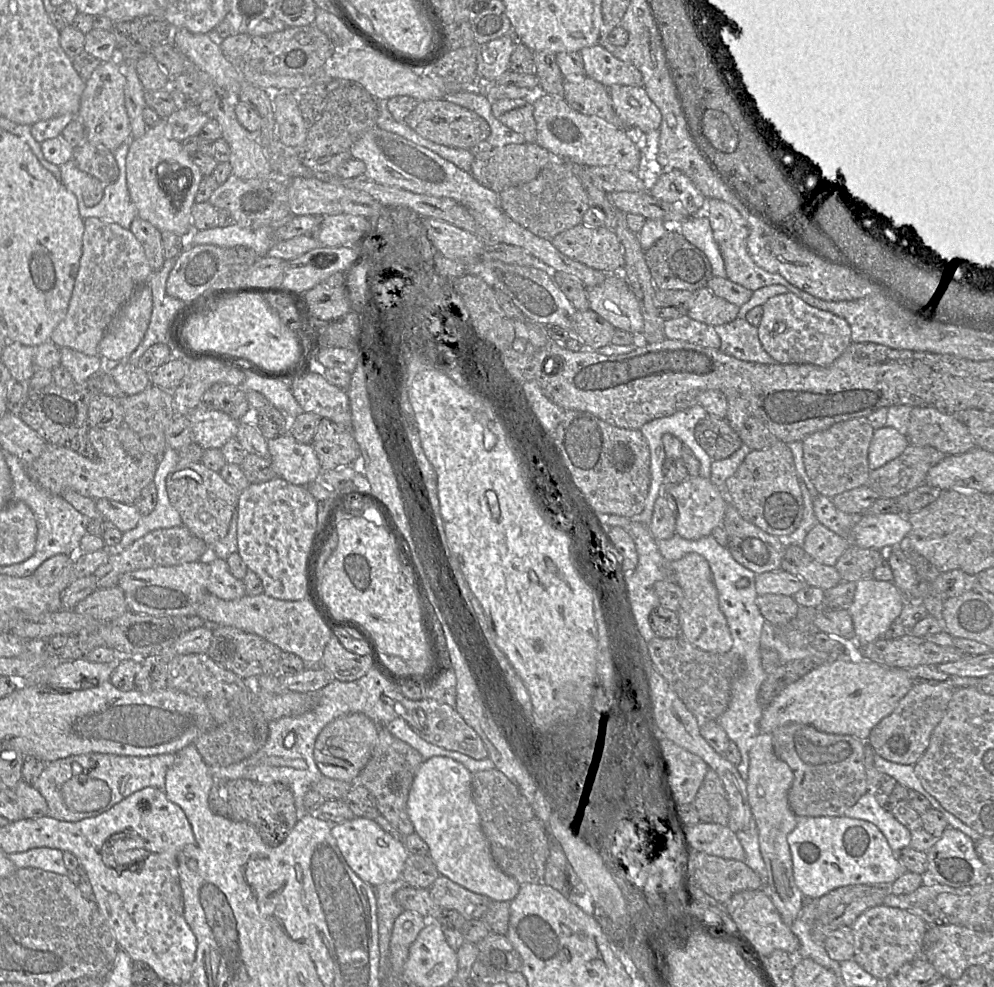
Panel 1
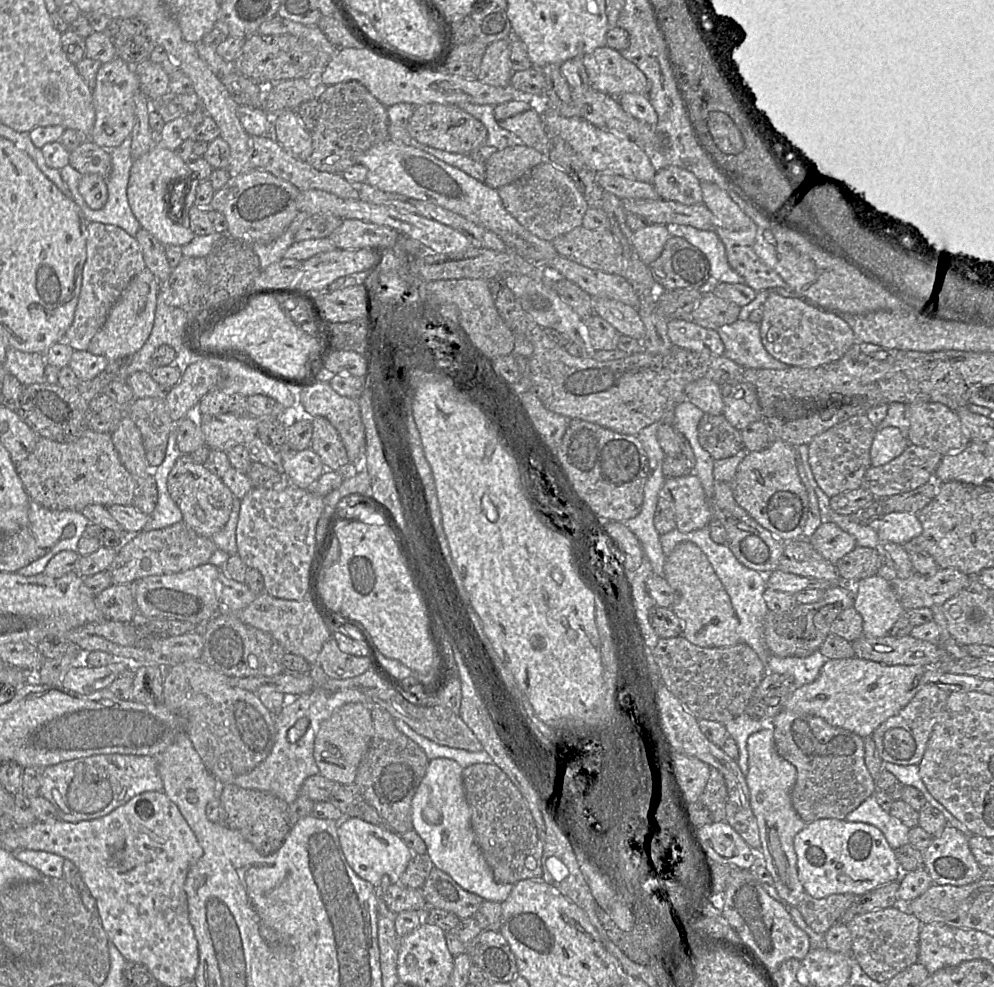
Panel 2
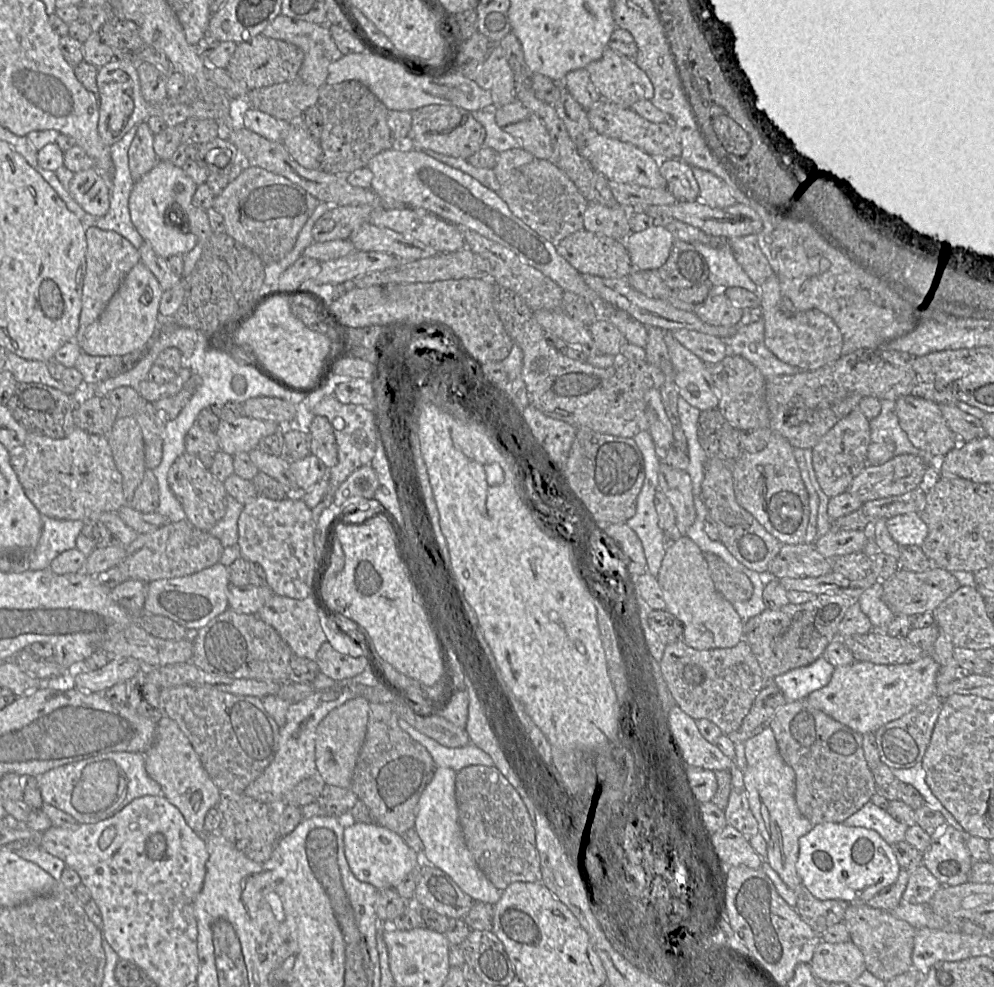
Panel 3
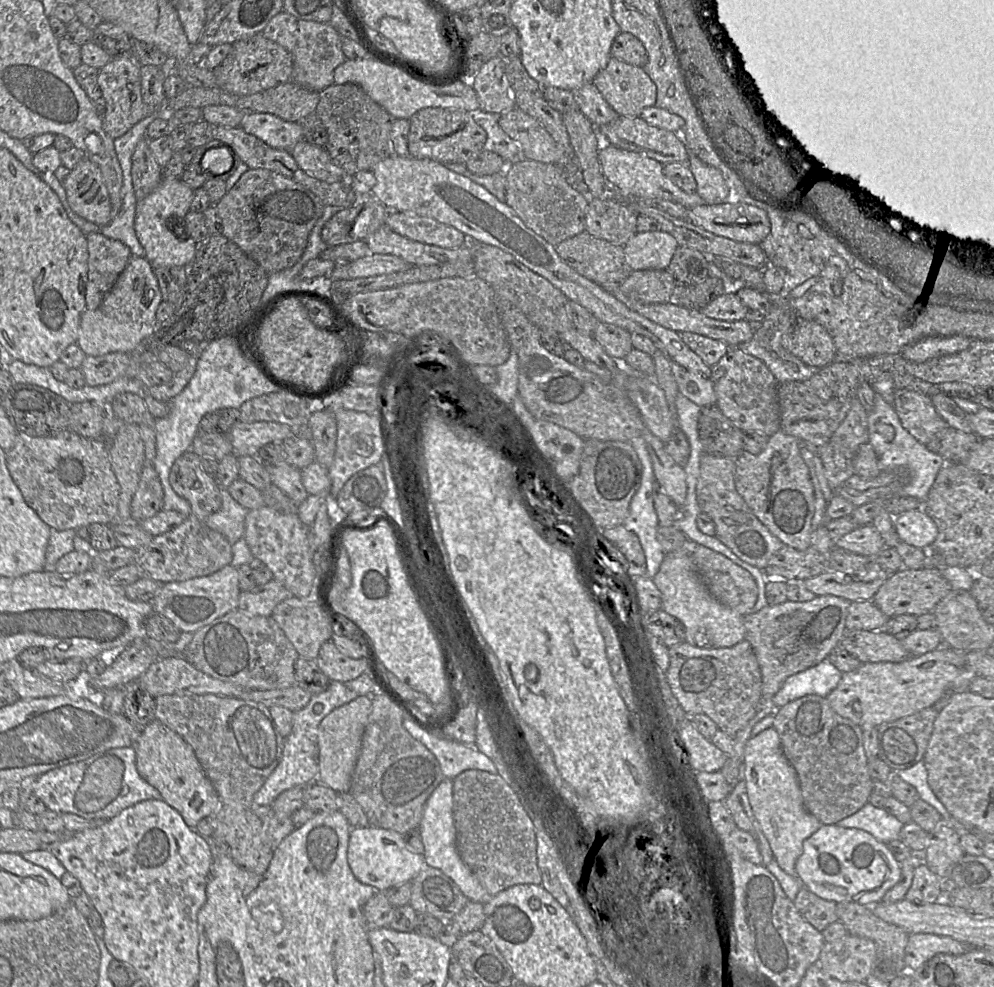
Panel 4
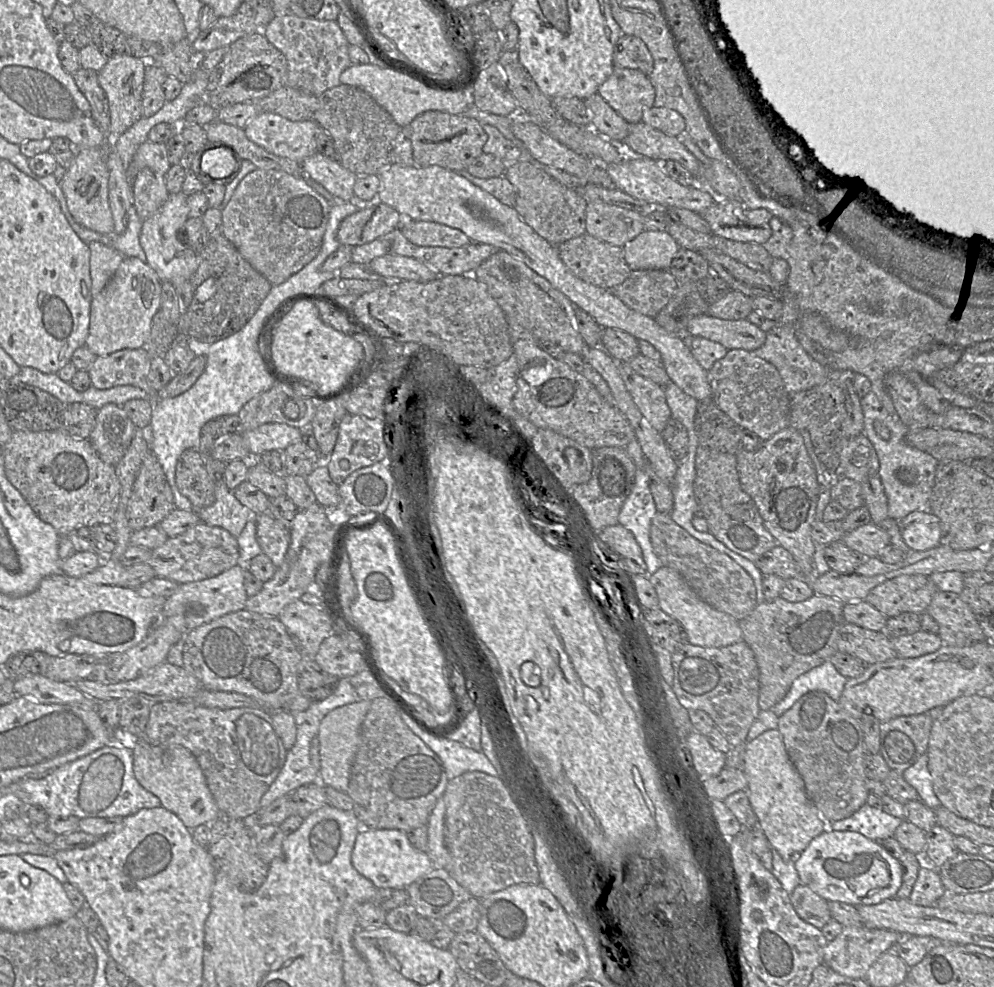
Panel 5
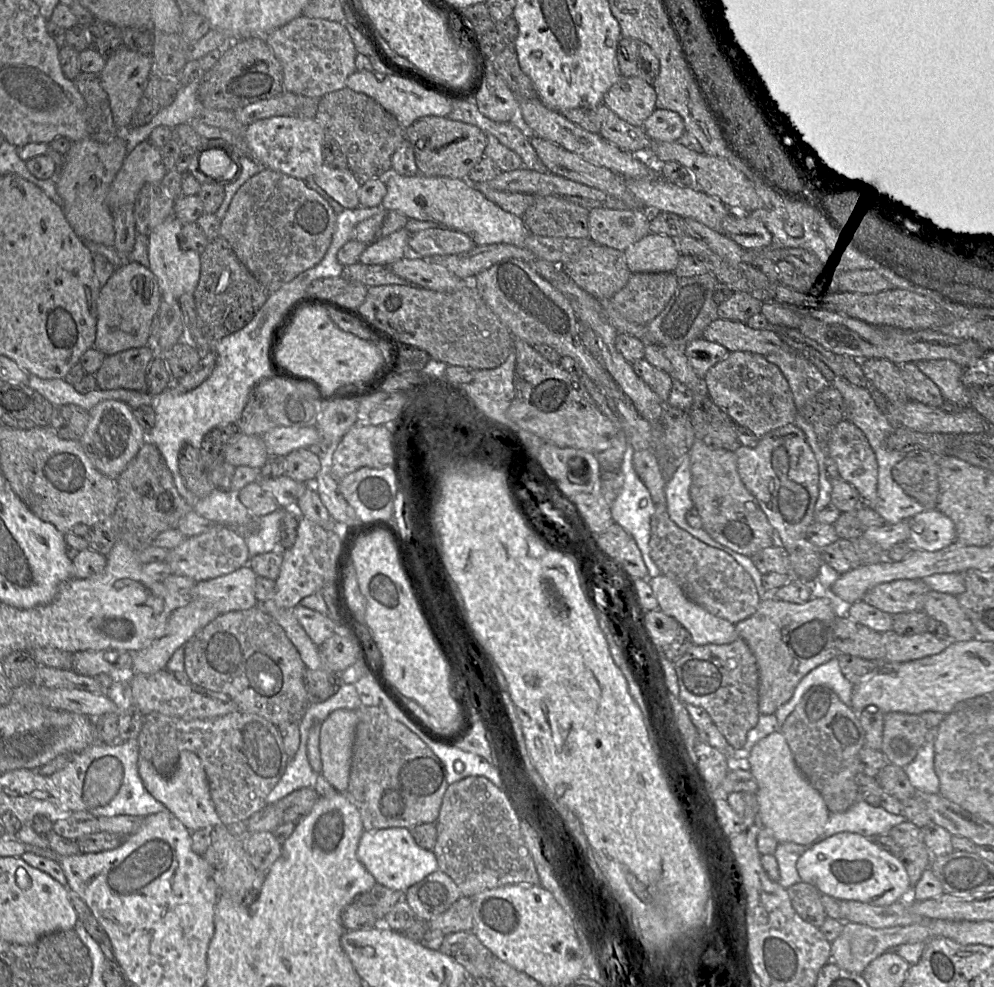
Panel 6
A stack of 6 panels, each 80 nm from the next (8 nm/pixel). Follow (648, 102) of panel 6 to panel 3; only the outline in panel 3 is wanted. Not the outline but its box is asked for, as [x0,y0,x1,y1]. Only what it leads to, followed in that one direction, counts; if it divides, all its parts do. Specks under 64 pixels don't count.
[585,48,654,108]

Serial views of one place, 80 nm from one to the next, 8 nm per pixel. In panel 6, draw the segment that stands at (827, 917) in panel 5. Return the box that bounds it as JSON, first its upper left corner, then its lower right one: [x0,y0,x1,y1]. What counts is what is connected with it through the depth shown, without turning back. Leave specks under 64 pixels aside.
[786,881,827,928]

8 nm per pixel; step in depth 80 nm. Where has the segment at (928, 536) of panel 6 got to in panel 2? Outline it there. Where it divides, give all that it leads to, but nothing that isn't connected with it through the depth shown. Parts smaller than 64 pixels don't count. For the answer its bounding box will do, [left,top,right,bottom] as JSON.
[875,512,922,545]

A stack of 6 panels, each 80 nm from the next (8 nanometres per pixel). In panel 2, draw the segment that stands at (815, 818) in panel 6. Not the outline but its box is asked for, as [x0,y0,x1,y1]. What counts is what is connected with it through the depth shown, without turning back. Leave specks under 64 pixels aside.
[746,720,806,906]

